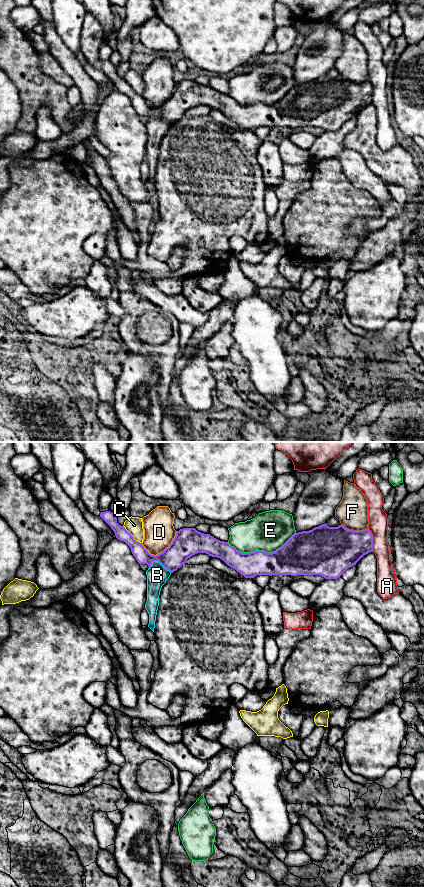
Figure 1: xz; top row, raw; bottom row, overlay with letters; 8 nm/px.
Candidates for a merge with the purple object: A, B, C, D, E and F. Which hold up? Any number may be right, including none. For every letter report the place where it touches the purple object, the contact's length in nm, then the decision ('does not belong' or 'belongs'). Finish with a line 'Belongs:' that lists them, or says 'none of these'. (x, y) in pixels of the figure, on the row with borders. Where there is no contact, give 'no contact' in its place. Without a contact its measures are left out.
A: xz (372, 540) | 190 nm | does not belong
B: xz (160, 563) | 190 nm | does not belong
C: xz (131, 535) | 220 nm | does not belong
D: xz (163, 551) | 320 nm | does not belong
E: xz (261, 551) | 550 nm | does not belong
F: xz (353, 530) | 220 nm | does not belong
Belongs: none of these

